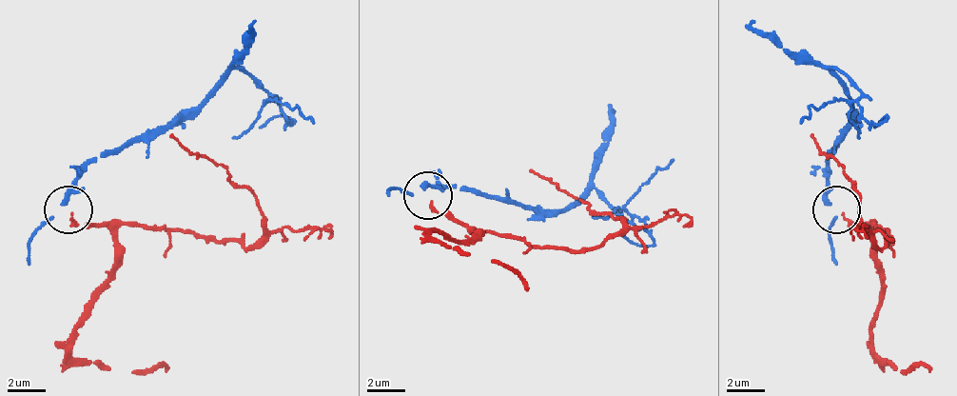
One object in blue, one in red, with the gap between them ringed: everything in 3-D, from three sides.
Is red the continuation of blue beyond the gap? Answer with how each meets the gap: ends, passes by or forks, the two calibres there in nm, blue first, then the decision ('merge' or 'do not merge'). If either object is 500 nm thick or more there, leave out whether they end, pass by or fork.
blue passes by; red ends; calibres 180 and 160 nm; merge

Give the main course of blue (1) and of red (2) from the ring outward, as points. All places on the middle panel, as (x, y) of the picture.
1: (428, 189), (452, 185), (528, 208), (576, 208), (595, 194), (643, 223), (653, 242), (638, 247), (619, 232)
2: (433, 199), (438, 213), (533, 247), (591, 251), (624, 223), (619, 218), (591, 208), (533, 170)

